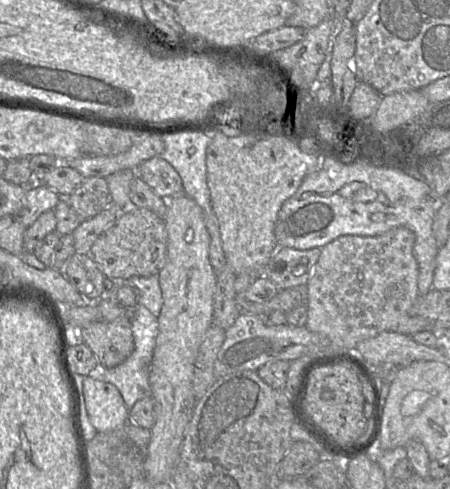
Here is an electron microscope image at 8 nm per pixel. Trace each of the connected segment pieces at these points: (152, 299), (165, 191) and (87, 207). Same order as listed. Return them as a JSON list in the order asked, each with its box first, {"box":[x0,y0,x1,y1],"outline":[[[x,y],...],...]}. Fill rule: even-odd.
[{"box":[103,275,163,317],"outline":[[[159,275],[148,277],[134,276],[128,279],[116,279],[112,289],[103,290],[103,298],[115,298],[117,290],[122,285],[136,287],[140,291],[138,304],[145,306],[154,316],[158,317],[163,305],[162,292],[159,285]]]},{"box":[137,156,185,199],"outline":[[[155,156],[142,162],[137,168],[137,175],[164,199],[185,194],[180,175],[161,156]]]},{"box":[61,177,112,220],"outline":[[[103,177],[85,178],[68,197],[61,198],[66,198],[82,220],[97,215],[112,204],[108,184]]]}]

